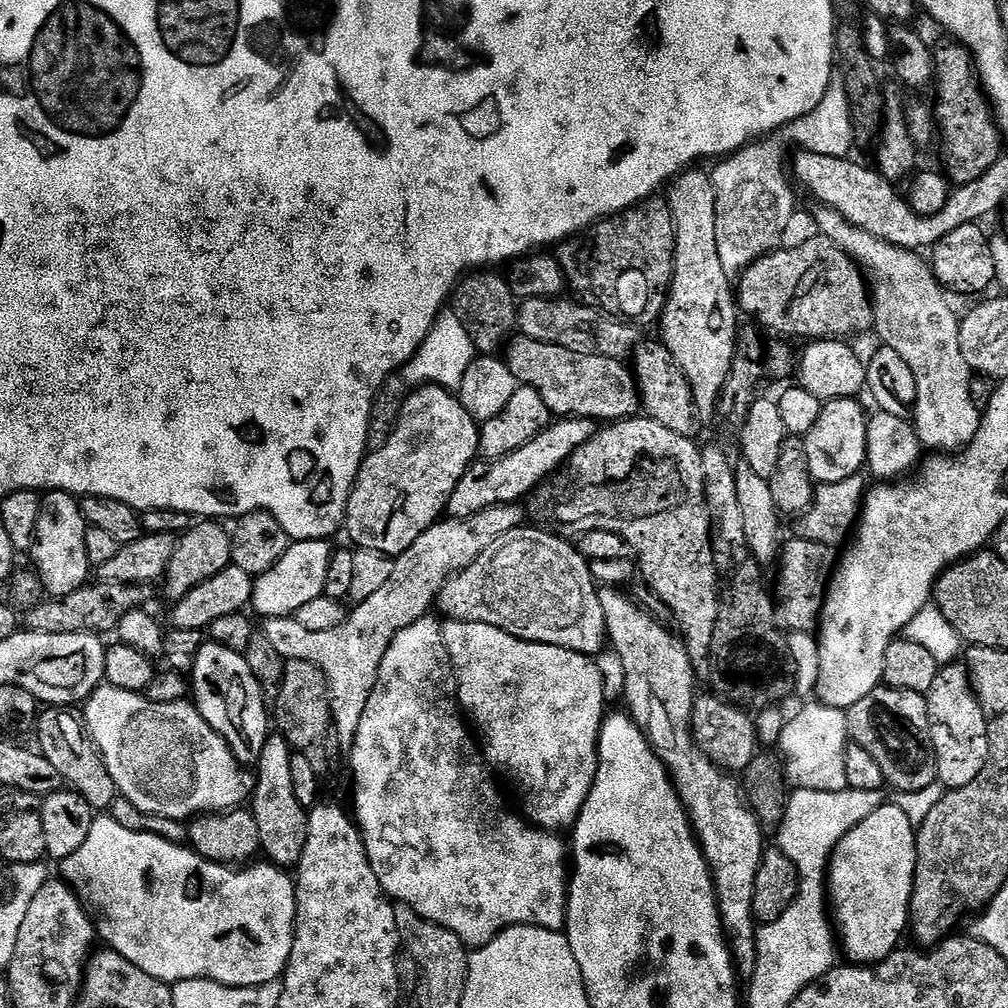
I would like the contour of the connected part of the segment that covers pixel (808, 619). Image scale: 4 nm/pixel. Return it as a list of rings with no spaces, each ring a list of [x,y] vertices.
[[[795,538],[783,545],[779,553],[778,569],[780,573],[776,576],[776,588],[774,587],[774,603],[776,605],[776,623],[780,625],[785,633],[809,632],[815,633],[820,623],[820,613],[824,611],[824,598],[826,585],[834,575],[834,569],[838,564],[838,556],[833,549],[822,542],[808,541]]]

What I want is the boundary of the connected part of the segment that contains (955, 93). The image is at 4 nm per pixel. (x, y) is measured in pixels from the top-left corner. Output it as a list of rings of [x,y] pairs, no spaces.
[[[959,42],[935,45],[932,57],[936,74],[934,77],[935,124],[938,129],[938,144],[944,147],[943,171],[953,185],[969,184],[994,166],[1002,155],[1002,137],[996,124],[996,117],[988,97],[980,87],[980,77],[976,75],[976,65],[965,45]]]

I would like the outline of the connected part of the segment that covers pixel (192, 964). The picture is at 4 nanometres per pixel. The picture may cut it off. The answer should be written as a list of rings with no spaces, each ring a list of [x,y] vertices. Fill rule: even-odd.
[[[97,815],[96,821],[90,826],[90,834],[86,842],[82,842],[82,850],[70,854],[70,858],[59,861],[59,875],[64,883],[72,887],[82,903],[87,907],[95,925],[96,935],[105,940],[107,947],[113,952],[122,954],[126,962],[134,962],[138,970],[146,970],[154,978],[171,986],[178,980],[213,980],[231,988],[257,988],[283,977],[286,966],[290,962],[292,936],[296,932],[296,881],[285,869],[277,868],[271,862],[252,862],[233,870],[226,864],[215,864],[193,852],[191,847],[183,844],[171,844],[149,832],[126,830],[126,826],[118,826],[111,815]]]

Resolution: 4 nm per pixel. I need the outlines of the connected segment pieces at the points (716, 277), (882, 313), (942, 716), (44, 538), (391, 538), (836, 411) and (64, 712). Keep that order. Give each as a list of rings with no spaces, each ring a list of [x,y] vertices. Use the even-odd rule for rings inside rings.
[[[688,170],[671,181],[666,188],[666,199],[672,211],[672,221],[676,231],[676,253],[672,263],[672,289],[668,292],[668,301],[658,321],[659,339],[674,354],[674,362],[682,366],[686,382],[694,394],[697,413],[701,417],[717,415],[719,396],[726,385],[732,362],[736,357],[738,337],[738,301],[730,273],[722,266],[718,256],[717,231],[715,229],[714,182],[707,171]]]
[[[817,203],[811,209],[811,214],[818,222],[820,235],[827,240],[833,240],[840,249],[852,257],[857,265],[866,273],[867,283],[870,285],[870,299],[872,301],[872,322],[874,332],[880,335],[883,347],[902,354],[906,366],[914,374],[916,383],[916,407],[914,409],[914,423],[921,445],[936,454],[956,454],[968,447],[968,443],[978,434],[980,429],[981,409],[976,409],[976,400],[972,397],[972,379],[974,373],[968,368],[962,356],[959,342],[961,317],[956,316],[952,309],[949,293],[932,273],[932,265],[919,252],[907,252],[904,248],[894,246],[872,234],[866,234],[858,226],[846,222],[842,214],[824,204]]]
[[[964,662],[945,664],[940,669],[934,686],[926,694],[930,738],[936,751],[936,779],[945,789],[970,786],[988,761],[990,717],[982,710],[968,677],[968,665]]]
[[[45,491],[42,496],[42,514],[38,514],[36,545],[31,559],[36,559],[34,571],[40,577],[49,597],[74,594],[74,590],[89,583],[90,565],[86,558],[86,530],[88,523],[80,509],[80,500],[71,492]]]
[[[425,384],[415,389],[404,399],[400,417],[396,419],[396,426],[388,441],[381,448],[369,451],[360,463],[344,511],[343,531],[348,531],[356,548],[378,550],[393,558],[402,555],[447,513],[454,486],[462,482],[462,474],[466,474],[468,467],[477,459],[479,451],[478,421],[466,414],[466,406],[462,406],[459,395],[440,388],[437,384]]]
[[[859,399],[827,401],[818,414],[818,422],[814,422],[814,430],[807,432],[802,438],[802,455],[809,462],[809,472],[817,485],[842,482],[852,475],[861,474],[867,465],[866,426],[869,413],[864,412]]]
[[[48,706],[39,713],[34,729],[34,736],[40,739],[38,750],[62,774],[65,785],[77,792],[94,810],[111,809],[118,798],[114,778],[110,778],[110,770],[106,770],[106,762],[96,749],[96,743],[88,735],[81,717],[67,707]]]

